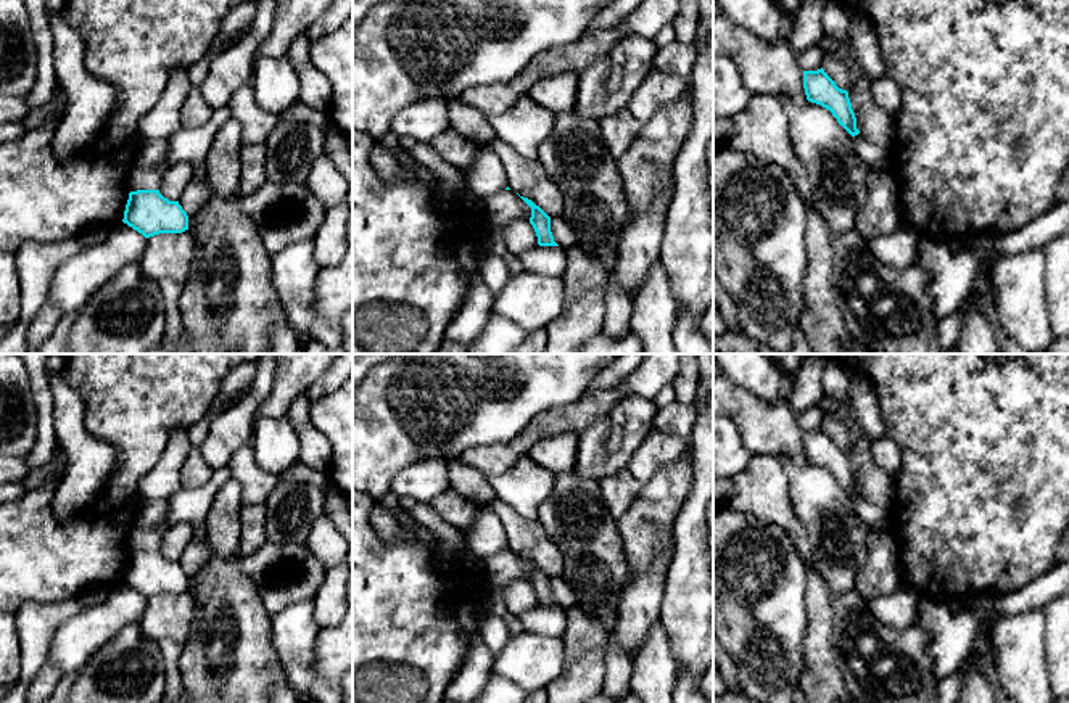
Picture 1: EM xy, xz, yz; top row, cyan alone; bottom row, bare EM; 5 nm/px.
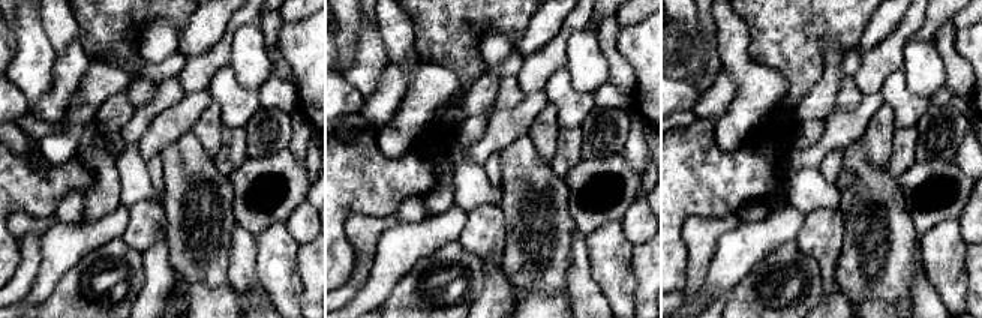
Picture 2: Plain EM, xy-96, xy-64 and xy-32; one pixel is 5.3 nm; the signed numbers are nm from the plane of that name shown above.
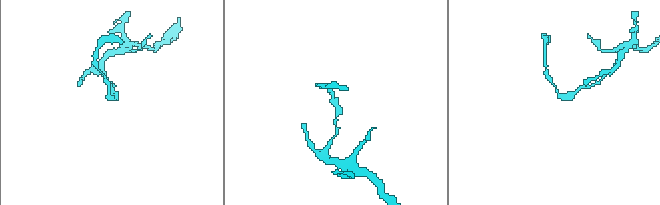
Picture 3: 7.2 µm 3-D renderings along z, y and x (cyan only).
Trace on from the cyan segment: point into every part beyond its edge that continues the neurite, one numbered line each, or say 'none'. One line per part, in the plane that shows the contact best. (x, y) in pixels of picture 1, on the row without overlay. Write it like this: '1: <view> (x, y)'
none

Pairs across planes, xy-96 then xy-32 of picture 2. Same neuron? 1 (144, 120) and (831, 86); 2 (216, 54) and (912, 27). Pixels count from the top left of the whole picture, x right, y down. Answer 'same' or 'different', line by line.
1: different
2: same

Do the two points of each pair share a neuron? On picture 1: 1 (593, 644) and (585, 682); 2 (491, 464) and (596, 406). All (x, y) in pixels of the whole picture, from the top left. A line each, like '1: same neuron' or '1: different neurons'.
1: same neuron
2: same neuron

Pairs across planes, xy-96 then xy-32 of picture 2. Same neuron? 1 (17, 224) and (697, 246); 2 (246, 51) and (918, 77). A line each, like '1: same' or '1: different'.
1: same
2: same

